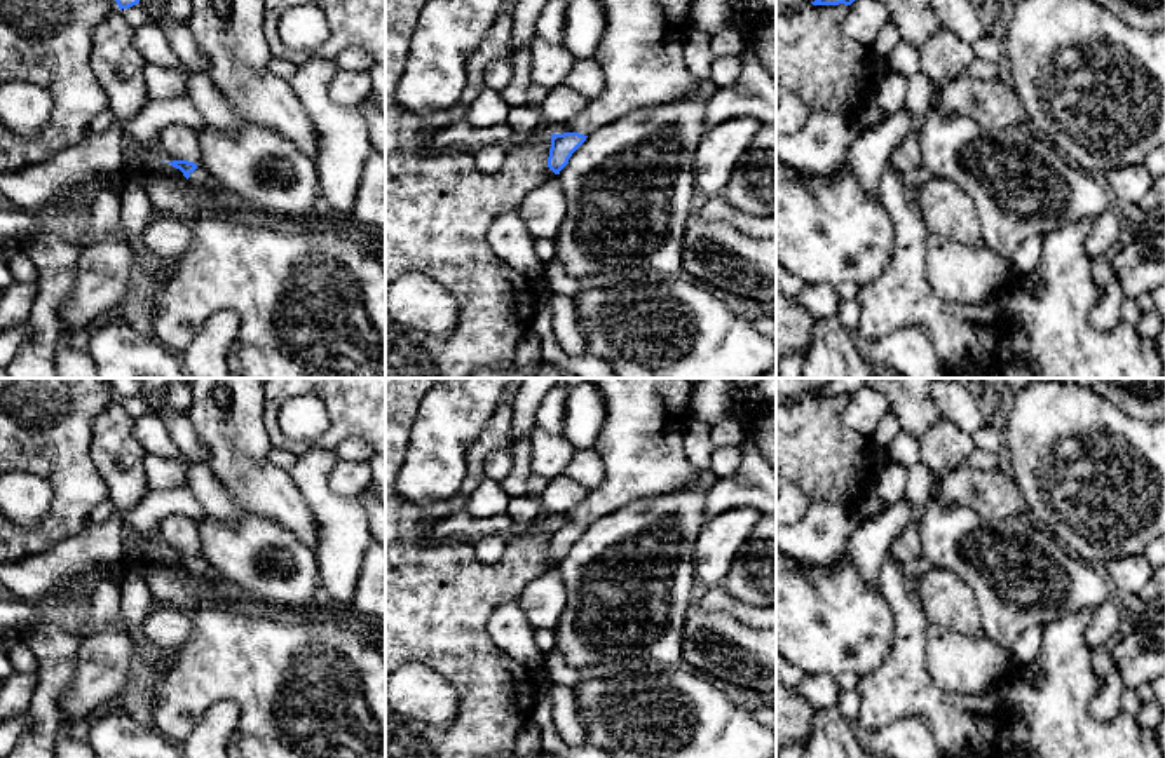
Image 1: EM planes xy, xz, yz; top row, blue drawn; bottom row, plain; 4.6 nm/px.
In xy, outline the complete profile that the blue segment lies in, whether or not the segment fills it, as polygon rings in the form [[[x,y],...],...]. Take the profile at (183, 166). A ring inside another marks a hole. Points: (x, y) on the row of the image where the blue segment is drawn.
[[[173,160],[167,164],[180,169],[188,181],[206,188],[208,192],[215,192],[215,193],[227,192],[202,166],[197,166],[188,160]]]

